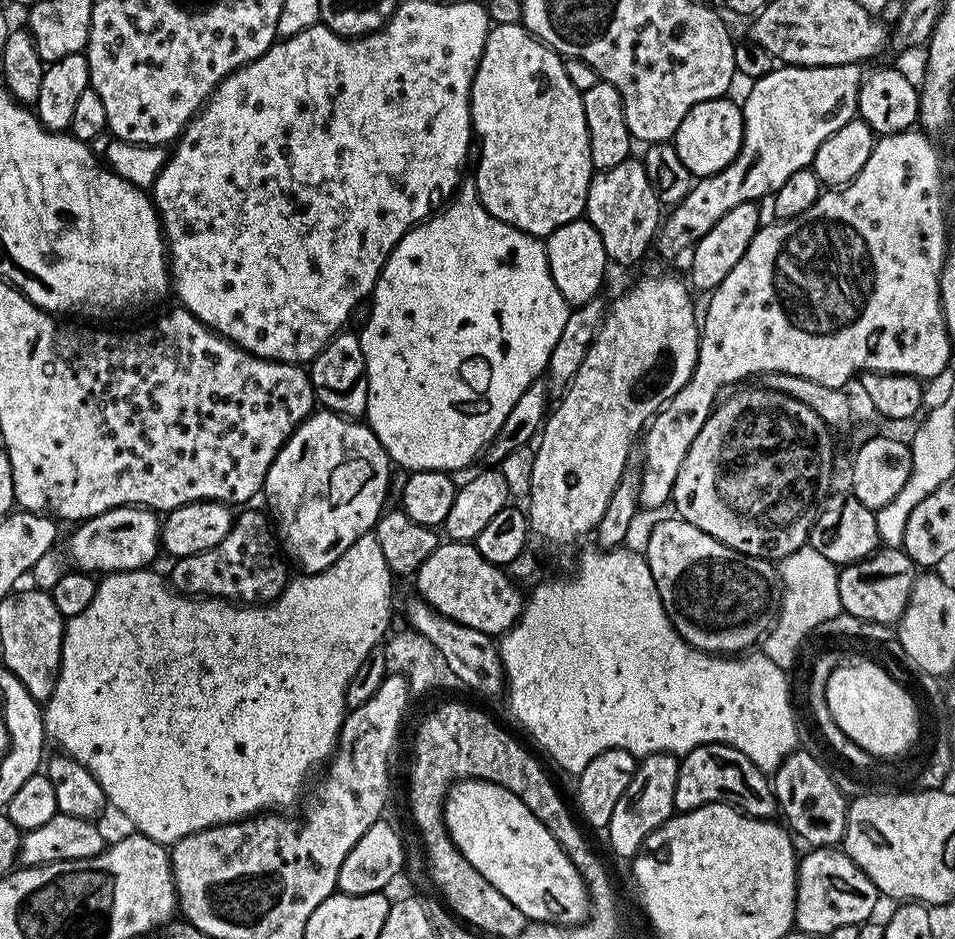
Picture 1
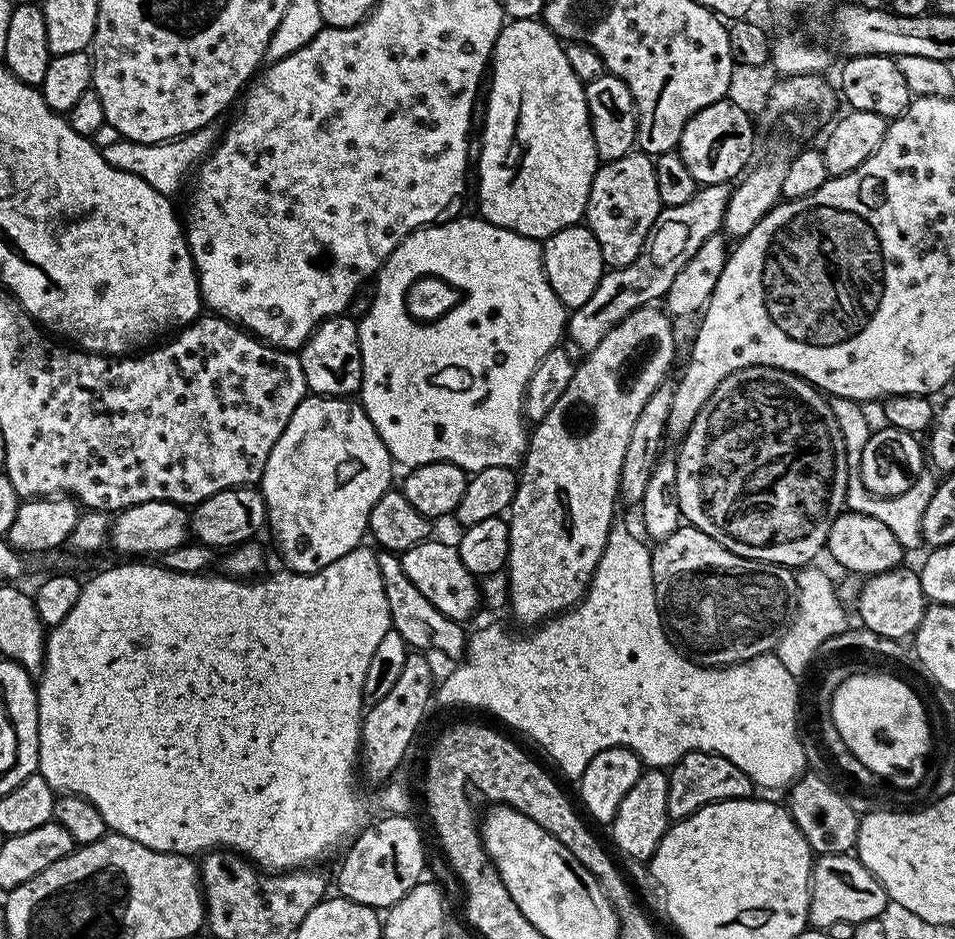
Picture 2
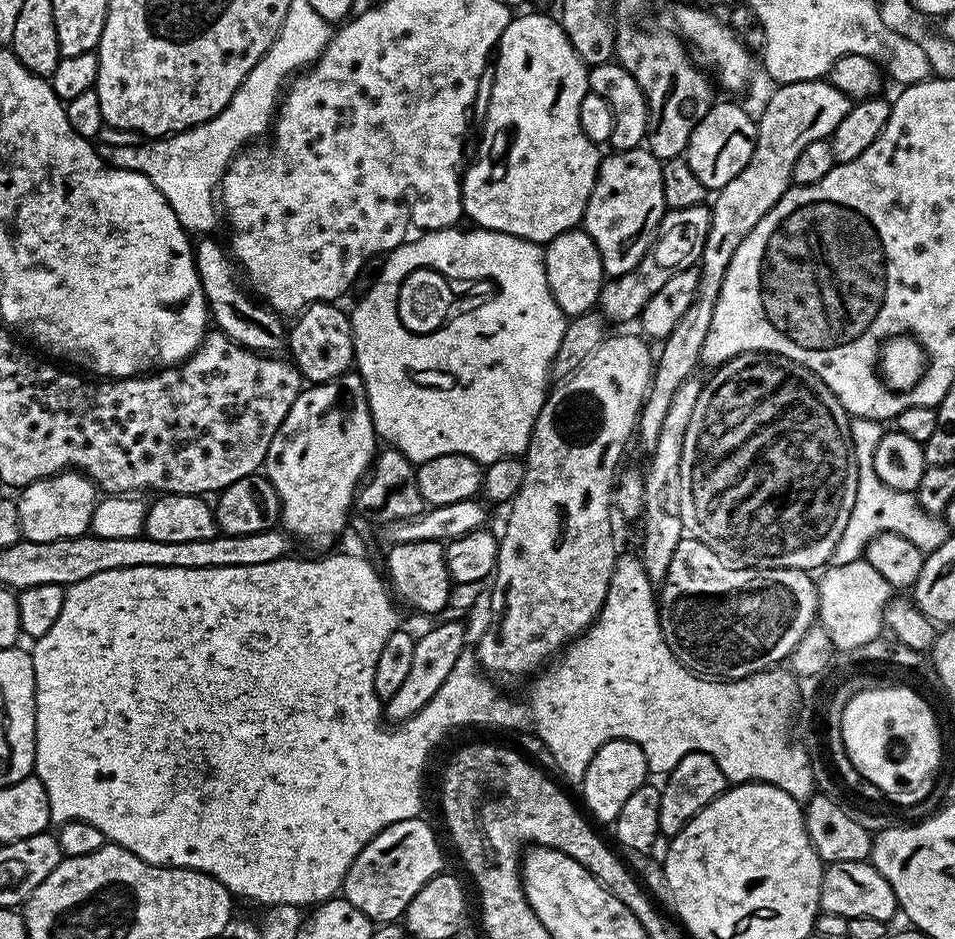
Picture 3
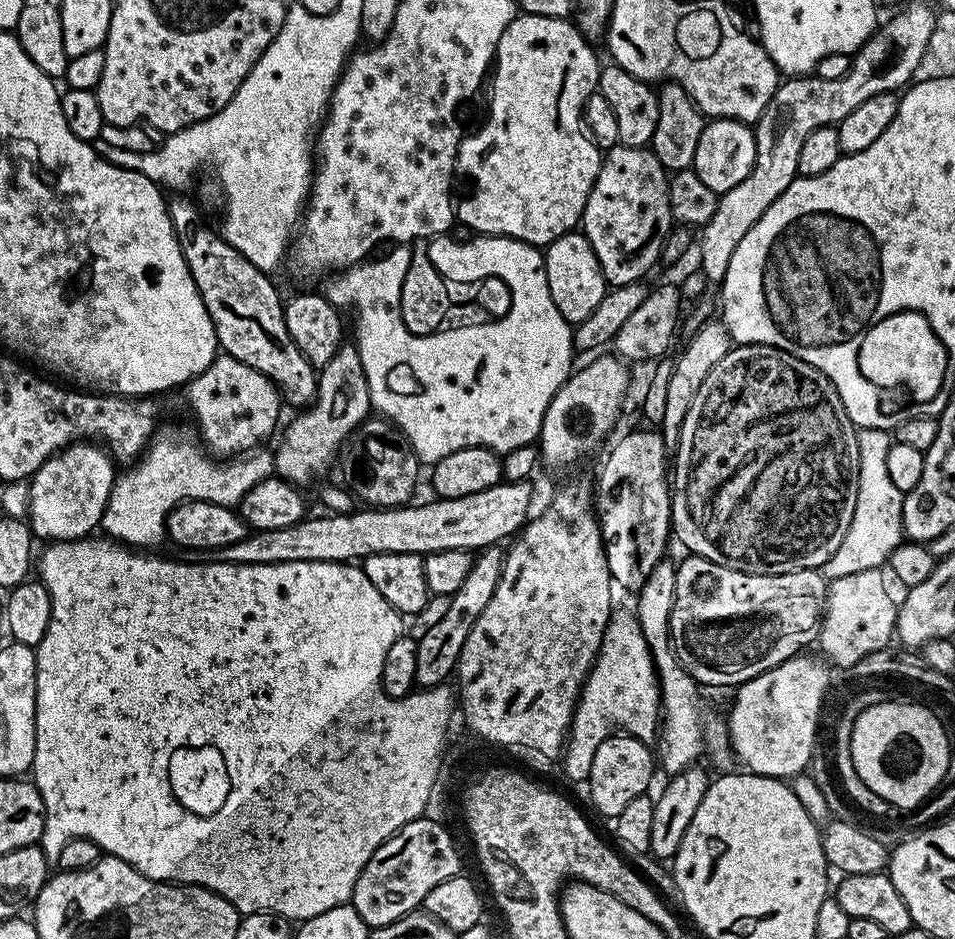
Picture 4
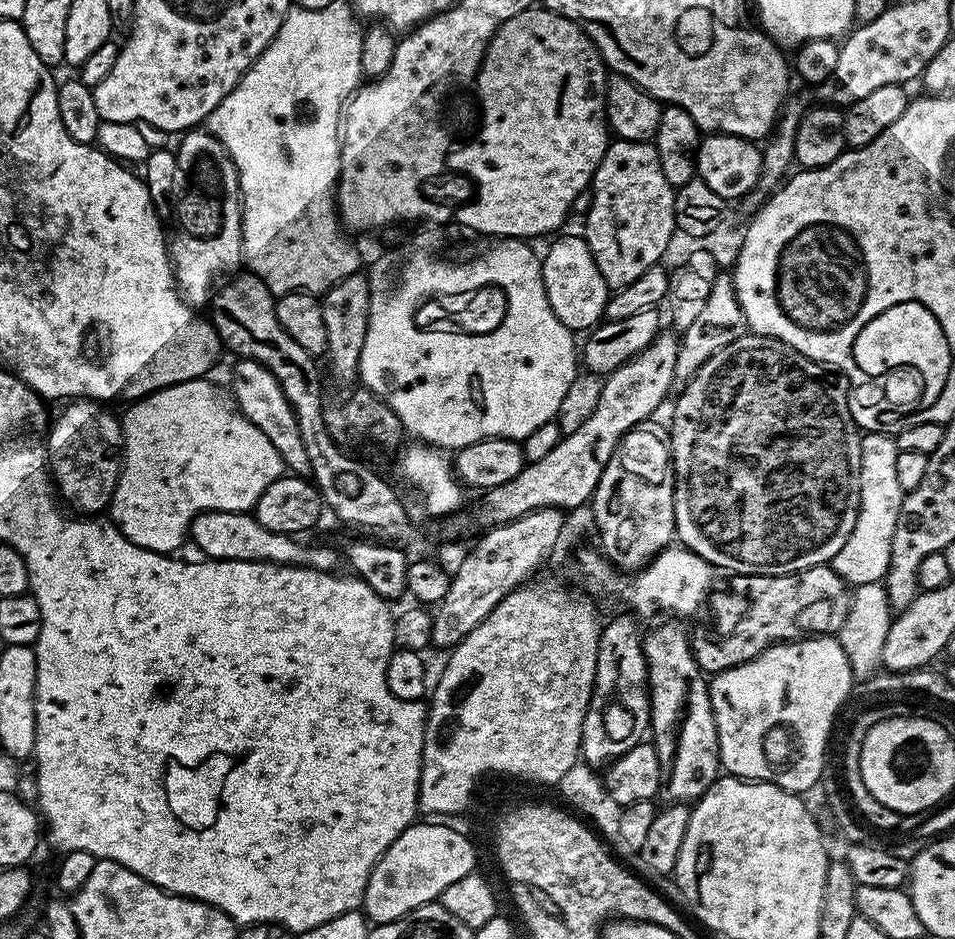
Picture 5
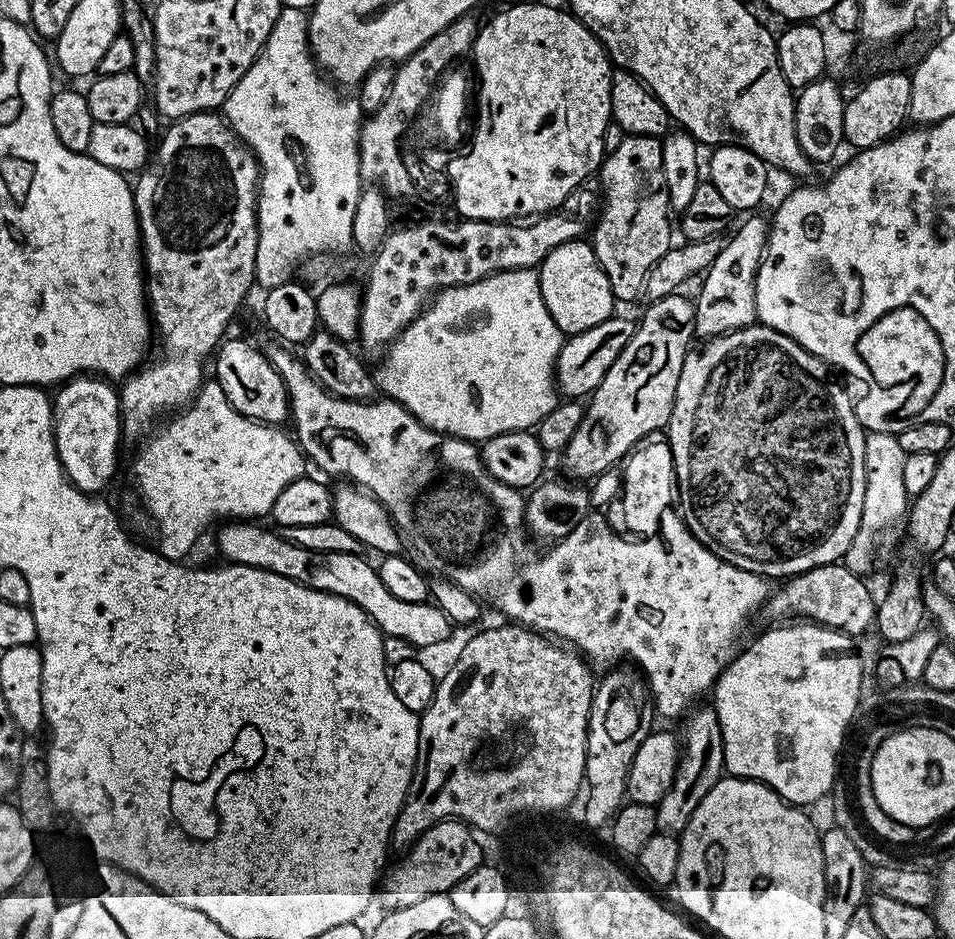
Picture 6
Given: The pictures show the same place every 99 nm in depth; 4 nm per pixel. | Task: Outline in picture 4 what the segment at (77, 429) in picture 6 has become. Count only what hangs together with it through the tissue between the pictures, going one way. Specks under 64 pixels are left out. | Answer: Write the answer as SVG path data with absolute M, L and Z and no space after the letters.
M77 442L69 444L61 452L55 452L27 481L26 520L32 529L33 537L40 539L41 536L44 542L82 540L91 537L95 533L92 531L101 527L106 502L110 498L110 490L116 484L117 475L118 468L111 455L95 443Z

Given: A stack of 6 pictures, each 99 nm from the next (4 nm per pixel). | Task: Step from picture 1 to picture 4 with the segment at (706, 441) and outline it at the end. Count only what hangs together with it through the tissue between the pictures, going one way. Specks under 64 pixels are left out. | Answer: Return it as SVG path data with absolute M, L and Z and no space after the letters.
M742 344L733 346L706 374L690 410L686 413L686 422L682 422L680 441L675 446L676 480L671 485L672 518L671 531L688 547L687 551L694 556L701 556L715 564L733 568L739 572L749 572L759 576L777 576L787 572L797 572L803 568L818 570L838 550L846 530L854 518L854 506L858 502L858 438L857 427L846 414L842 398L834 390L830 378L814 366L802 362L794 354L783 352L781 348L765 344Z

